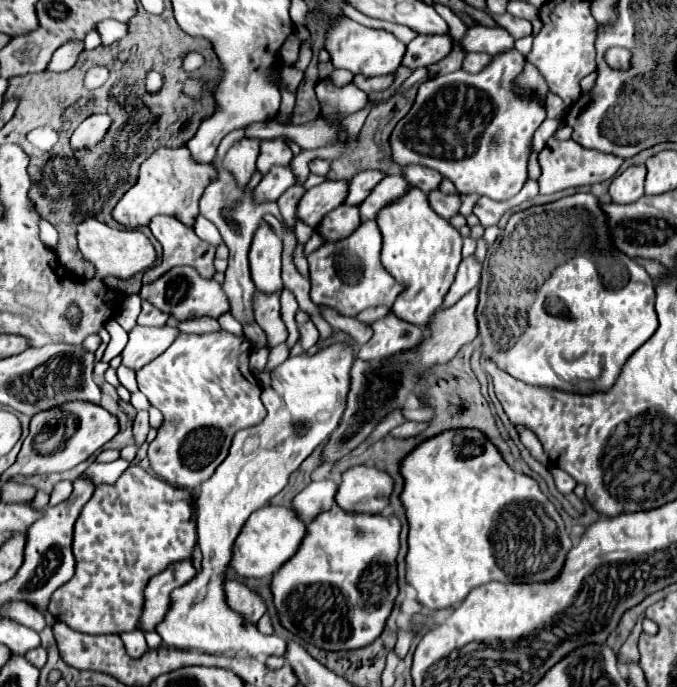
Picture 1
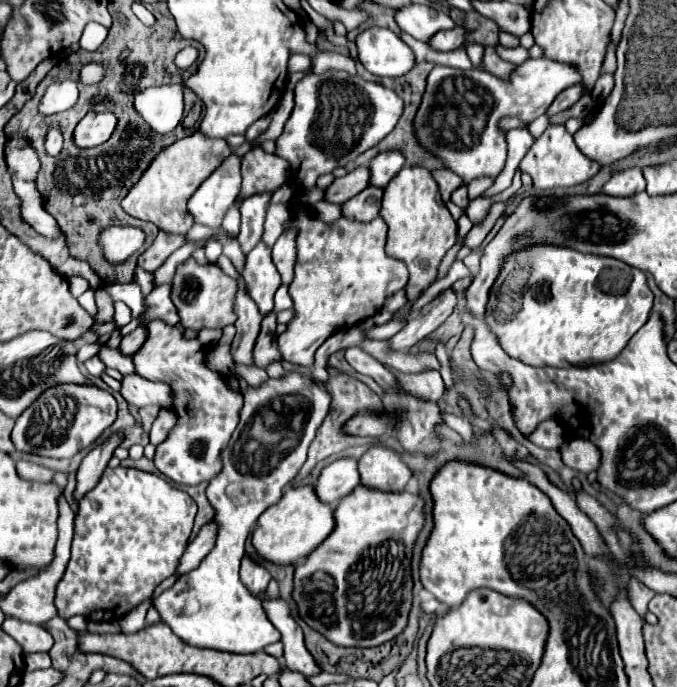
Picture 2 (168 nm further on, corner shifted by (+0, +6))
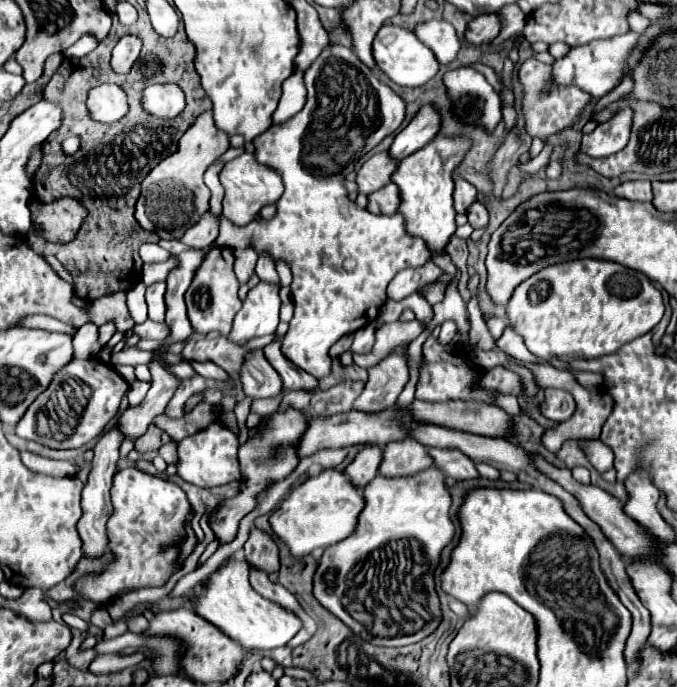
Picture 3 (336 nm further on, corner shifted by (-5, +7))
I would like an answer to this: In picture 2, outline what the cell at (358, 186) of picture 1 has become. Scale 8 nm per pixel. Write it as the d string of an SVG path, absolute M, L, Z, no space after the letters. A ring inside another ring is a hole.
M388 150L380 152L372 162L370 162L370 184L384 188L392 176L404 166L404 154L400 150Z

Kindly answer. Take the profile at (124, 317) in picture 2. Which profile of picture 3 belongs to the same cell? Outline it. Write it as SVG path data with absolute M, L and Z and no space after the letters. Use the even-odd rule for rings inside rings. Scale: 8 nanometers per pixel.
M139 283L137 287L127 291L127 309L135 323L143 323L147 319L147 305L145 305L145 285Z

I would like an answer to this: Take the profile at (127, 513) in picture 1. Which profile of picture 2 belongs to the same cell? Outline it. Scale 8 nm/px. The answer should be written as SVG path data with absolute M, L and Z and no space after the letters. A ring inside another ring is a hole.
M124 466L106 468L96 488L80 500L80 512L74 520L72 558L56 588L58 614L62 618L82 614L94 622L120 620L148 598L162 580L176 572L192 534L194 516L196 502L162 476Z

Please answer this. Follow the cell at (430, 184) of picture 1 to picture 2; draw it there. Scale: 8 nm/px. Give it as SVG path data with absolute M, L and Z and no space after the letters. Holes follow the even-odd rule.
M436 170L436 172L432 172L432 176L436 178L436 182L440 186L440 194L442 194L444 202L450 200L450 196L456 188L464 186L464 180L458 174L454 174L452 170Z

